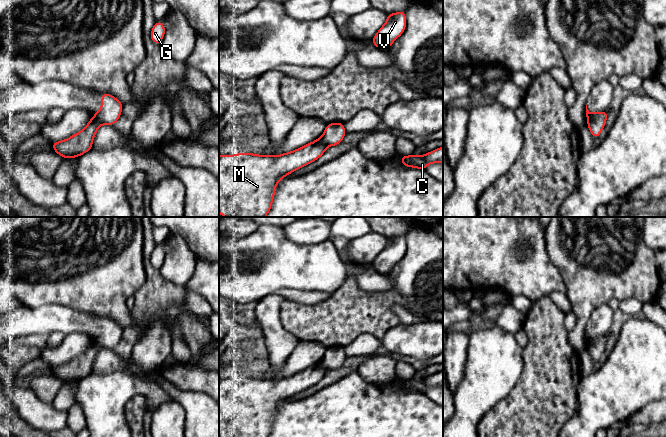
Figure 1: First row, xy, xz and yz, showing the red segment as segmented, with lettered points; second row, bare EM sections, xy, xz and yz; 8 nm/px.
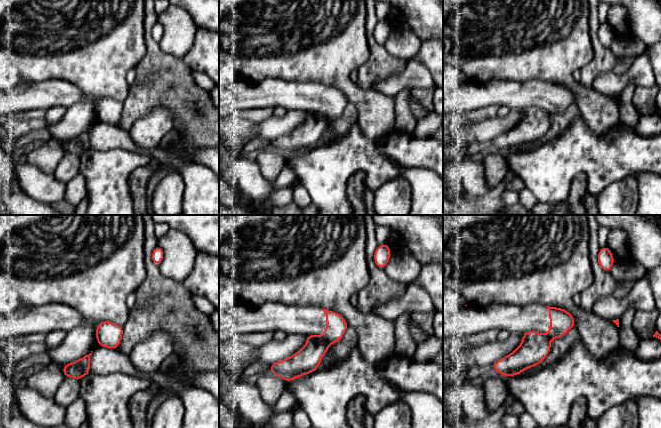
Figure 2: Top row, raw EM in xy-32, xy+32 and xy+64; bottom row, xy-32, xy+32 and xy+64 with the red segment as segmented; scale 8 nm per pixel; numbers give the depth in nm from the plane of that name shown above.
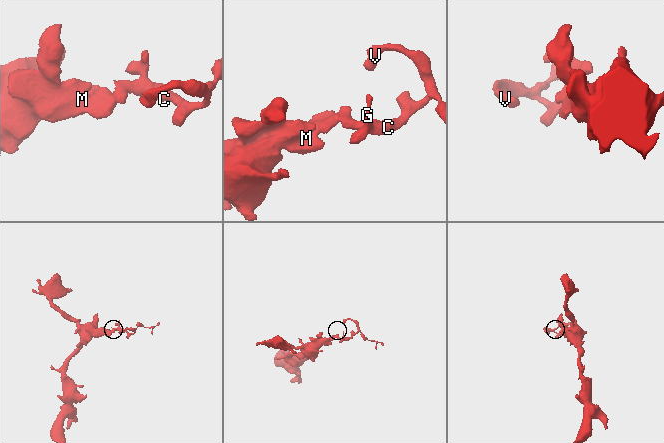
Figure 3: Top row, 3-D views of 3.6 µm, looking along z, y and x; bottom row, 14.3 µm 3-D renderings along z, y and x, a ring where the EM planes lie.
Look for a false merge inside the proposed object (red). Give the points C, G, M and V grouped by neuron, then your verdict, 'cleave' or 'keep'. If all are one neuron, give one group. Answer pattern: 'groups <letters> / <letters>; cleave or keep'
groups C G V / M; cleave

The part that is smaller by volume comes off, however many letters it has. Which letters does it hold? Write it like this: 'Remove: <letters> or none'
Remove: C, G, V

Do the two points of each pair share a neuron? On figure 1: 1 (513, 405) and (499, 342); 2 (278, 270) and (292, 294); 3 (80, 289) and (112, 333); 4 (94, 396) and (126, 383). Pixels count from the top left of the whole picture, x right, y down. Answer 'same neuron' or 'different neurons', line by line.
1: different neurons
2: different neurons
3: different neurons
4: same neuron

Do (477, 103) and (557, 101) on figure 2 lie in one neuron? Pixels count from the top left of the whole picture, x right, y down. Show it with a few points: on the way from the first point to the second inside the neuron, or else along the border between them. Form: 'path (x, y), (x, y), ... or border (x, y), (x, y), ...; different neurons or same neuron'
path (497, 95), (537, 95); same neuron

